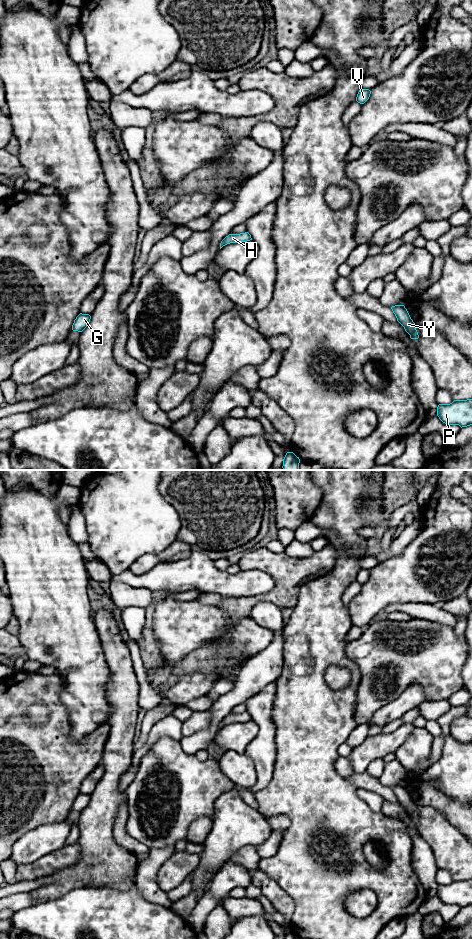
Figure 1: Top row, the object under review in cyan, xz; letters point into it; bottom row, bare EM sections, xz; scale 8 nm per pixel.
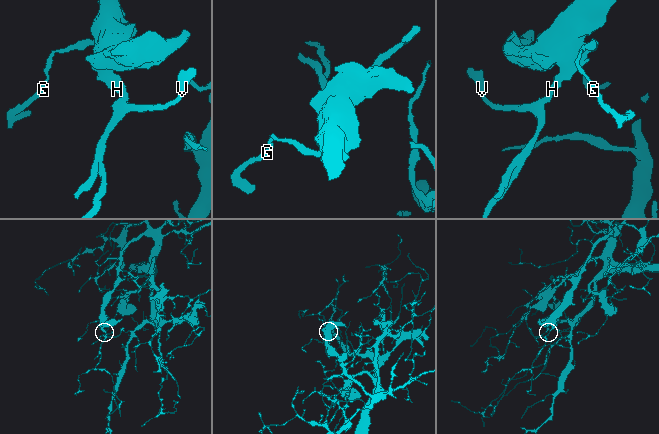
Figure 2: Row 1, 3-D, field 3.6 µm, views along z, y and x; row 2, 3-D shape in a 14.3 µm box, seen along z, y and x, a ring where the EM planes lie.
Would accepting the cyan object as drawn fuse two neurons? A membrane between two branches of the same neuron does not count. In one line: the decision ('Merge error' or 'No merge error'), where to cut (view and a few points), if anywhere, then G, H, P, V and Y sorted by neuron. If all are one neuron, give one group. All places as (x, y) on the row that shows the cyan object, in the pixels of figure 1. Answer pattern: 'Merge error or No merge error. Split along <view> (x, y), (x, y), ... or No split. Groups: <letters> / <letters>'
No merge error. No split. Groups: G H P V Y

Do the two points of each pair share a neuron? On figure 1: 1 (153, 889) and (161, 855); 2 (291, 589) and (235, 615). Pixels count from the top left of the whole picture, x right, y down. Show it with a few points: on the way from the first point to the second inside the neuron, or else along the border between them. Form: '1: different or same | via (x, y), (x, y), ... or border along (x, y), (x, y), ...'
1: same | via (150, 881), (150, 866), (153, 863)
2: same | via (277, 596), (257, 598), (249, 602)

